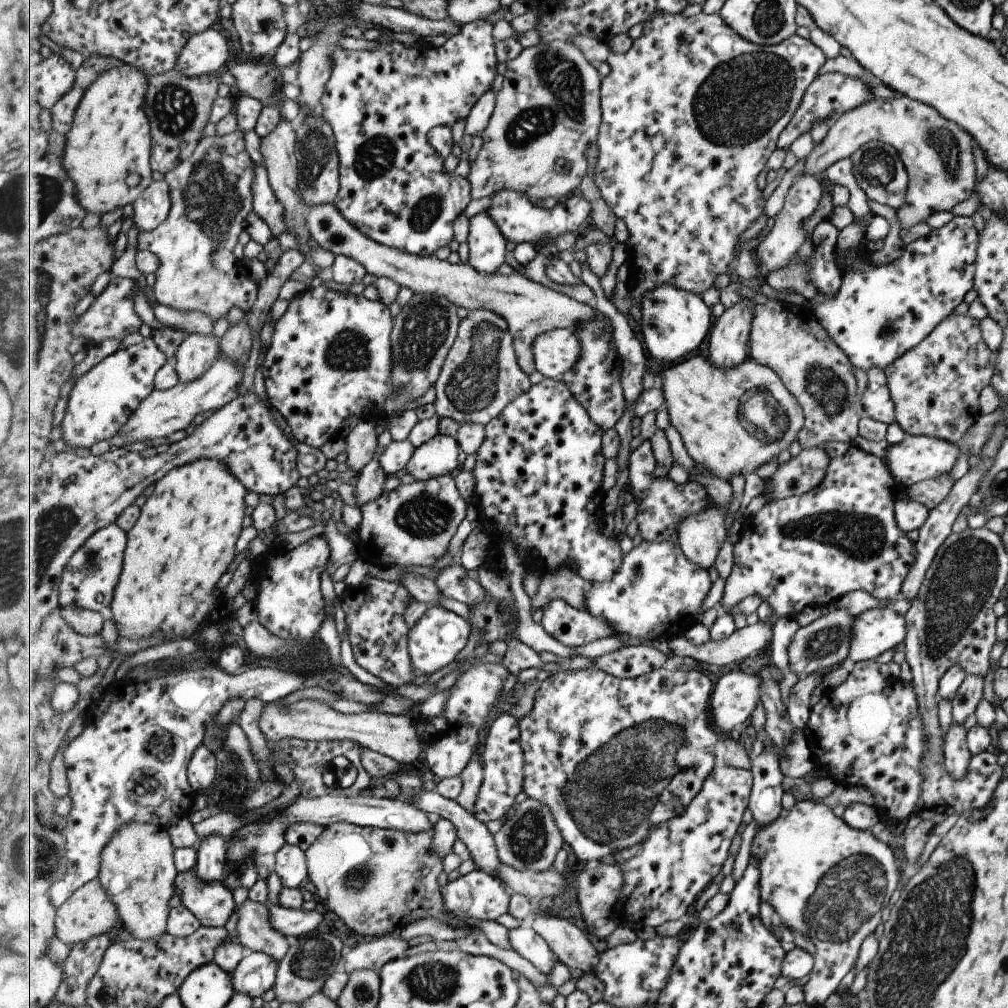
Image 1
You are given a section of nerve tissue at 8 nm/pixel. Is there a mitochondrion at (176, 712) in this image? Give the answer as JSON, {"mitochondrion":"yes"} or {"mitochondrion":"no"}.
{"mitochondrion":"yes"}

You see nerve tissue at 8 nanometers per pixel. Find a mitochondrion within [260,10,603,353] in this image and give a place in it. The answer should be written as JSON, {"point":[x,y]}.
{"point":[558,73]}

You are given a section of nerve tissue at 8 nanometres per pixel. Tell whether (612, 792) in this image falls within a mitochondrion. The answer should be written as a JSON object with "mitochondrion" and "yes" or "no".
{"mitochondrion":"yes"}

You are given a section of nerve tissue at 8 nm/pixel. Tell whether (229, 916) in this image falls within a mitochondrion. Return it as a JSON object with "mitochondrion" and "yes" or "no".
{"mitochondrion":"no"}

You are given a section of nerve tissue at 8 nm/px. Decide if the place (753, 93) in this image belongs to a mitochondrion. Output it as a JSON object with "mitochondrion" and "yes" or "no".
{"mitochondrion":"yes"}

